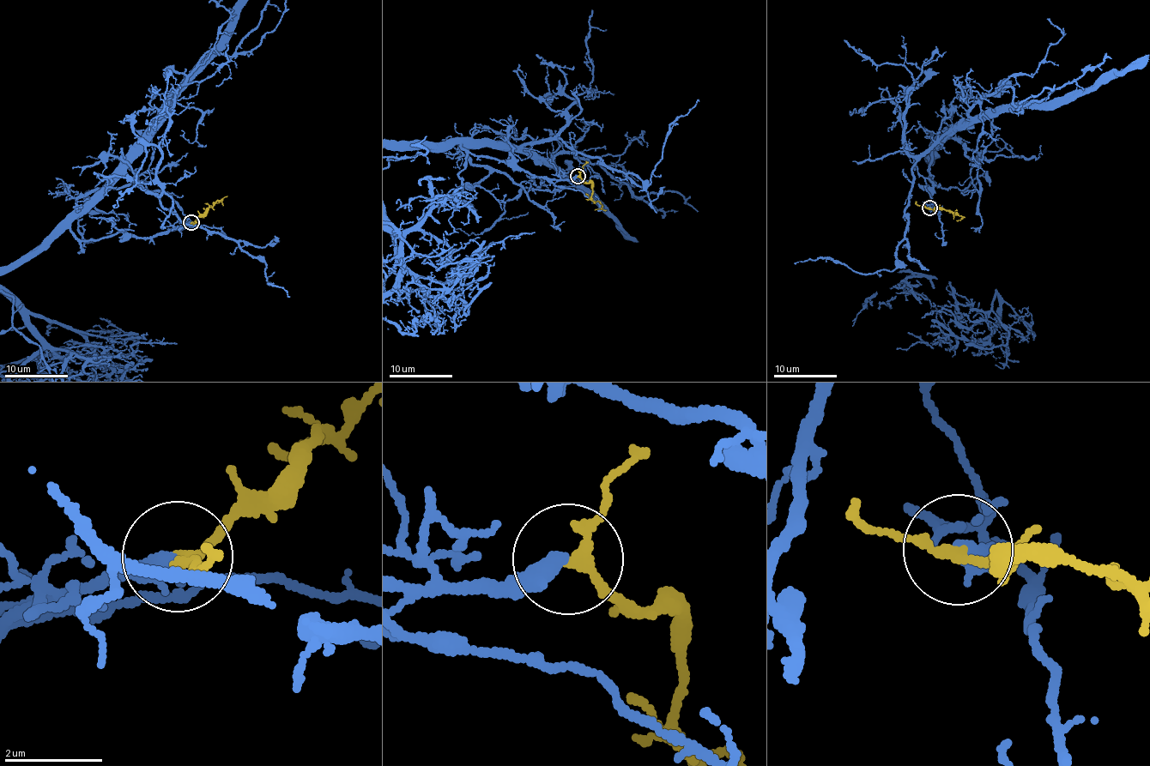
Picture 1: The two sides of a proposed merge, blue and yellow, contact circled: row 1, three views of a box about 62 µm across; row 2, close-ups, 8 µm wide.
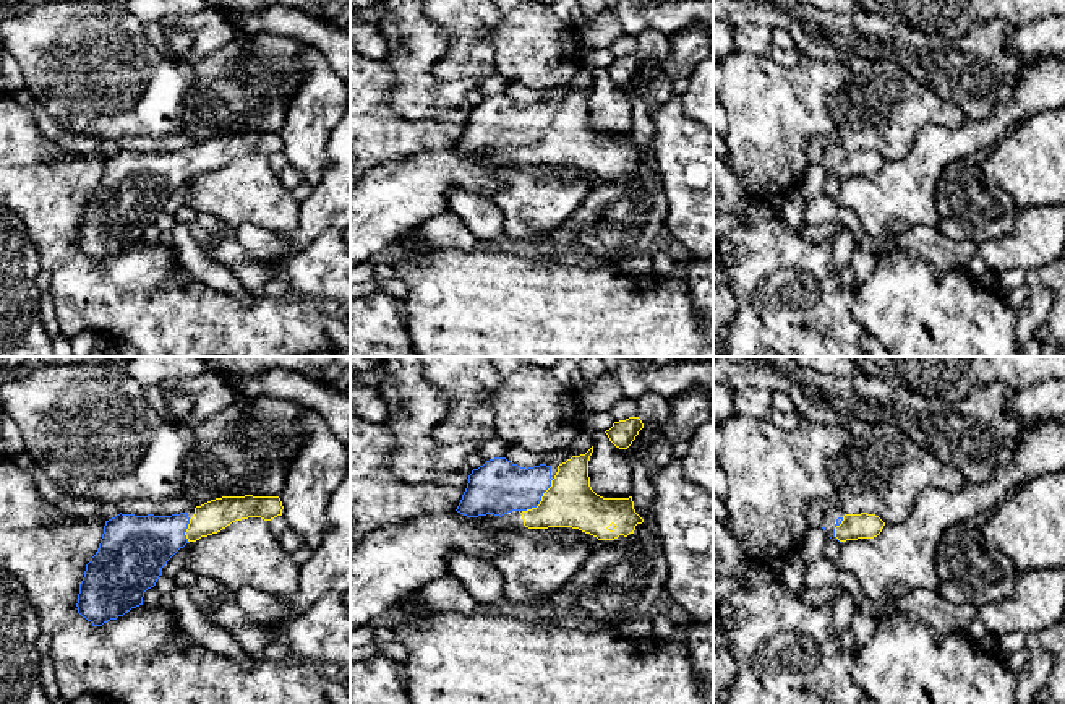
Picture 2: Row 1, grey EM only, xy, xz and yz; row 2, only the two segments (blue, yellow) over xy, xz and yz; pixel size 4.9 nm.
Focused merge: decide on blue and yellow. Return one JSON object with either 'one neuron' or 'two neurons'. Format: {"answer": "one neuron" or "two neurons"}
{"answer": "one neuron"}

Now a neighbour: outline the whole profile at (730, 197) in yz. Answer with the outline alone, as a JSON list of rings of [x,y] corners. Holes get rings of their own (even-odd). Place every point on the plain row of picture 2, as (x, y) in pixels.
[[[713,152],[713,219],[718,214],[747,217],[757,203],[736,180],[731,169]]]

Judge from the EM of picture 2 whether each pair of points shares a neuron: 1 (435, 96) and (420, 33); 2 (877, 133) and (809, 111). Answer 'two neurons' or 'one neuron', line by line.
1: one neuron
2: two neurons

